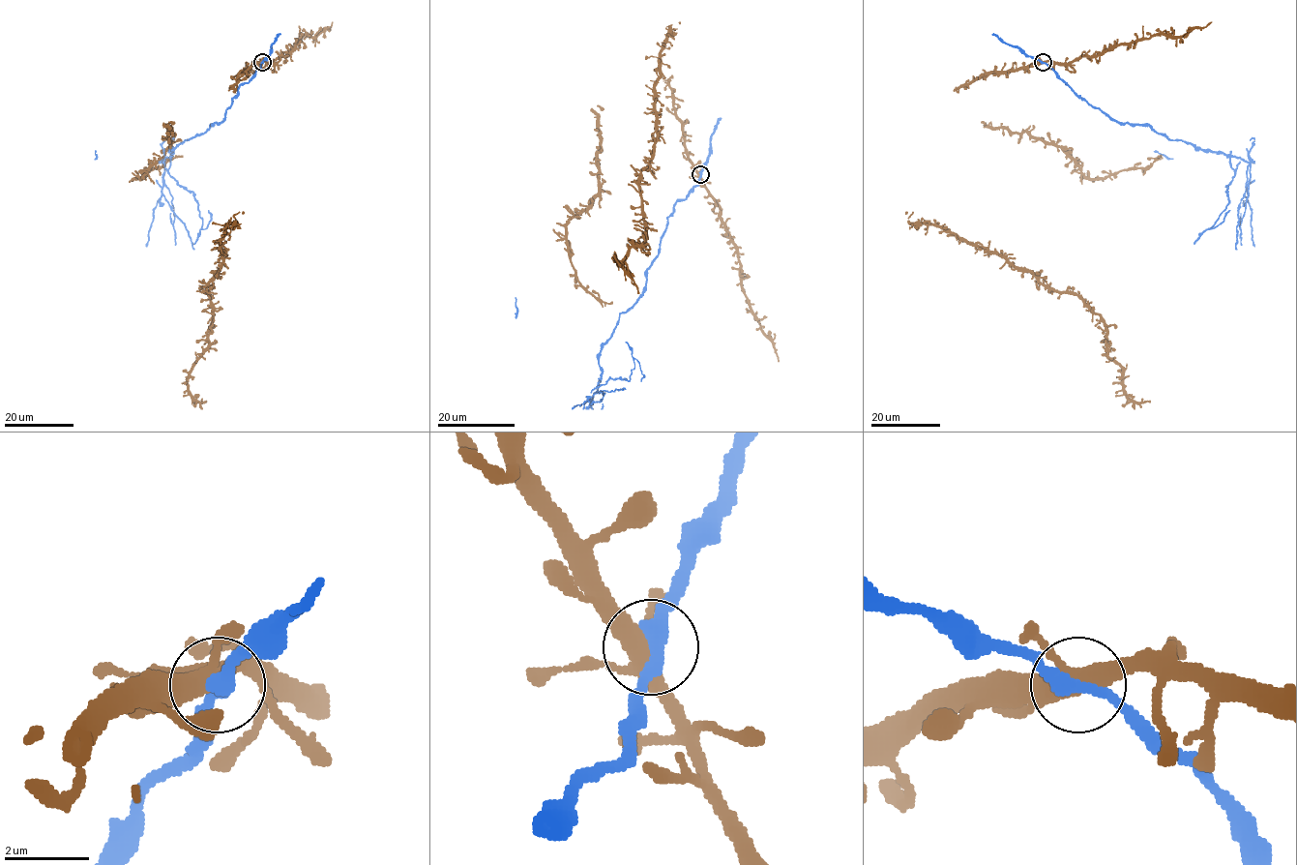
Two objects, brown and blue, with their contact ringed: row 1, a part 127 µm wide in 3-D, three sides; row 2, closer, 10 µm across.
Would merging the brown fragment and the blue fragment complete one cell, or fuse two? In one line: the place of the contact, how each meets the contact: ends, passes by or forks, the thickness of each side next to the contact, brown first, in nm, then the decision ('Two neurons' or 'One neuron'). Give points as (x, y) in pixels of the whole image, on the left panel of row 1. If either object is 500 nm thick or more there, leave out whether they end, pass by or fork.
Place: (262, 62). At the ring brown forks. At the ring blue passes by. Thickness 400 nm (brown) against 340 nm. Two neurons

